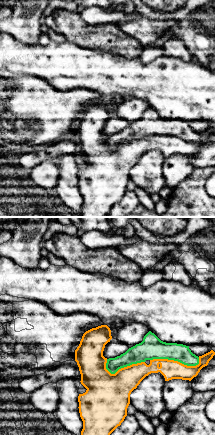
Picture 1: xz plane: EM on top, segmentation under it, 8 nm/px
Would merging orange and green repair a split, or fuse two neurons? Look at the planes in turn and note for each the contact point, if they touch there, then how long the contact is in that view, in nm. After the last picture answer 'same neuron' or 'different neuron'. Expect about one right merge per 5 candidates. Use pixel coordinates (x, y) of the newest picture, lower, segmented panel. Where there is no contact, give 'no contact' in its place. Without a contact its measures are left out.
(175, 361) | 400 nm

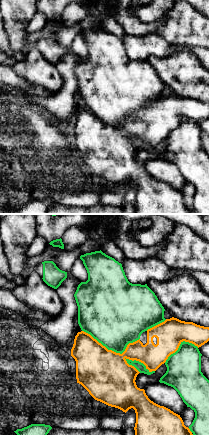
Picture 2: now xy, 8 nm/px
(111, 350) | 460 nm

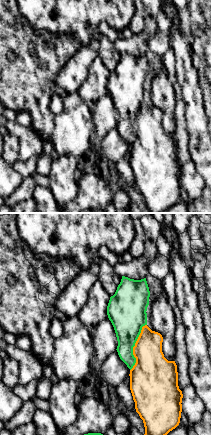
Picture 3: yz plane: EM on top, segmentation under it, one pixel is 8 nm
(133, 347) | 400 nm

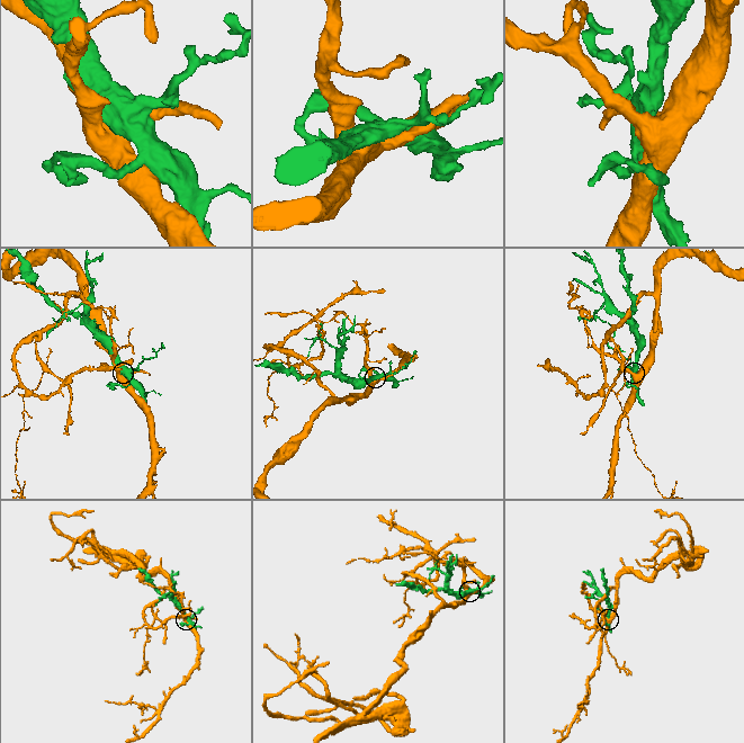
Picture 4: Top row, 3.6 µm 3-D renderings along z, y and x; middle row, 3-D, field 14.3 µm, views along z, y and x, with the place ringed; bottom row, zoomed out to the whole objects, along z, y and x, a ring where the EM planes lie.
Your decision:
different neuron

